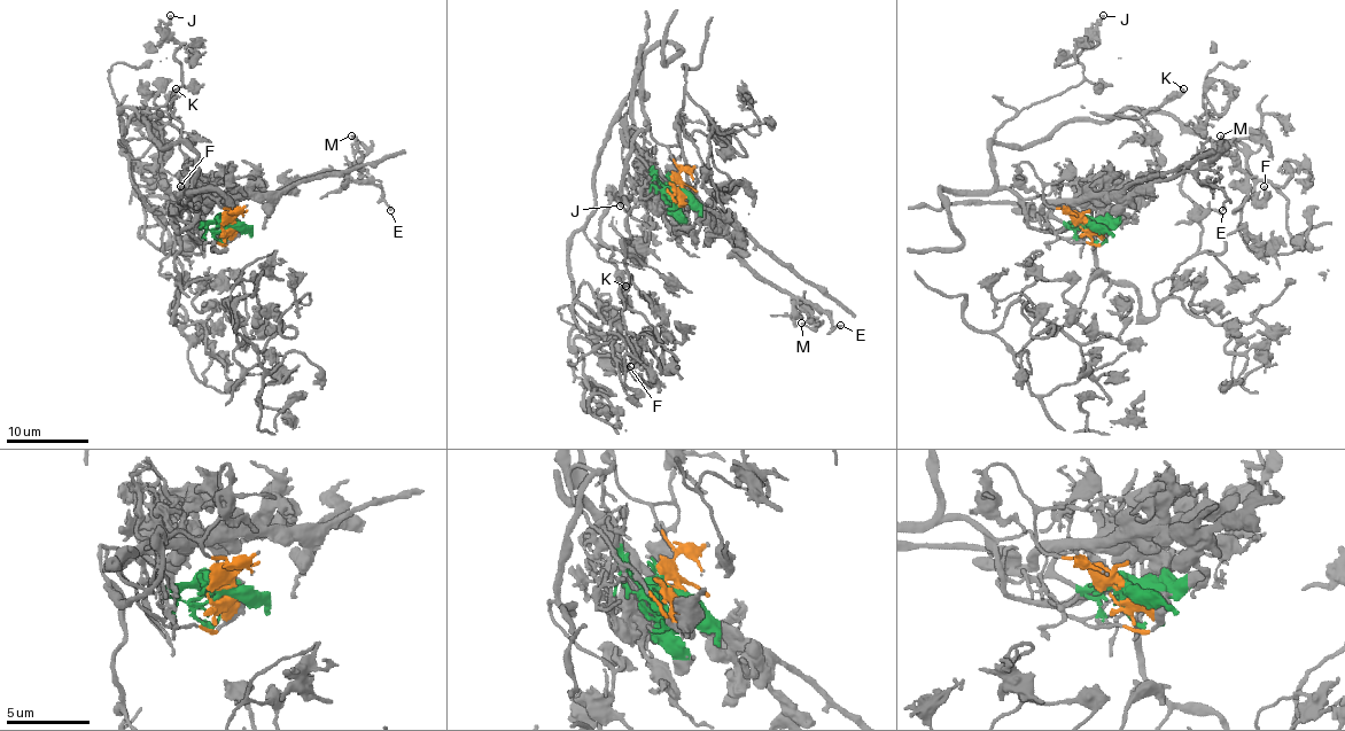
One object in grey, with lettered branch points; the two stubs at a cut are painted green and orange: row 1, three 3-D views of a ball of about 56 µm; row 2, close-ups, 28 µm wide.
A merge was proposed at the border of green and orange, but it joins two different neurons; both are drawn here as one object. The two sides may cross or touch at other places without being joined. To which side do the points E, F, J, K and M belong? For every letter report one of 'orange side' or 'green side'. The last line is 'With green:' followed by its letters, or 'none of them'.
E: green side
F: orange side
J: orange side
K: orange side
M: green side
With green: E, M

